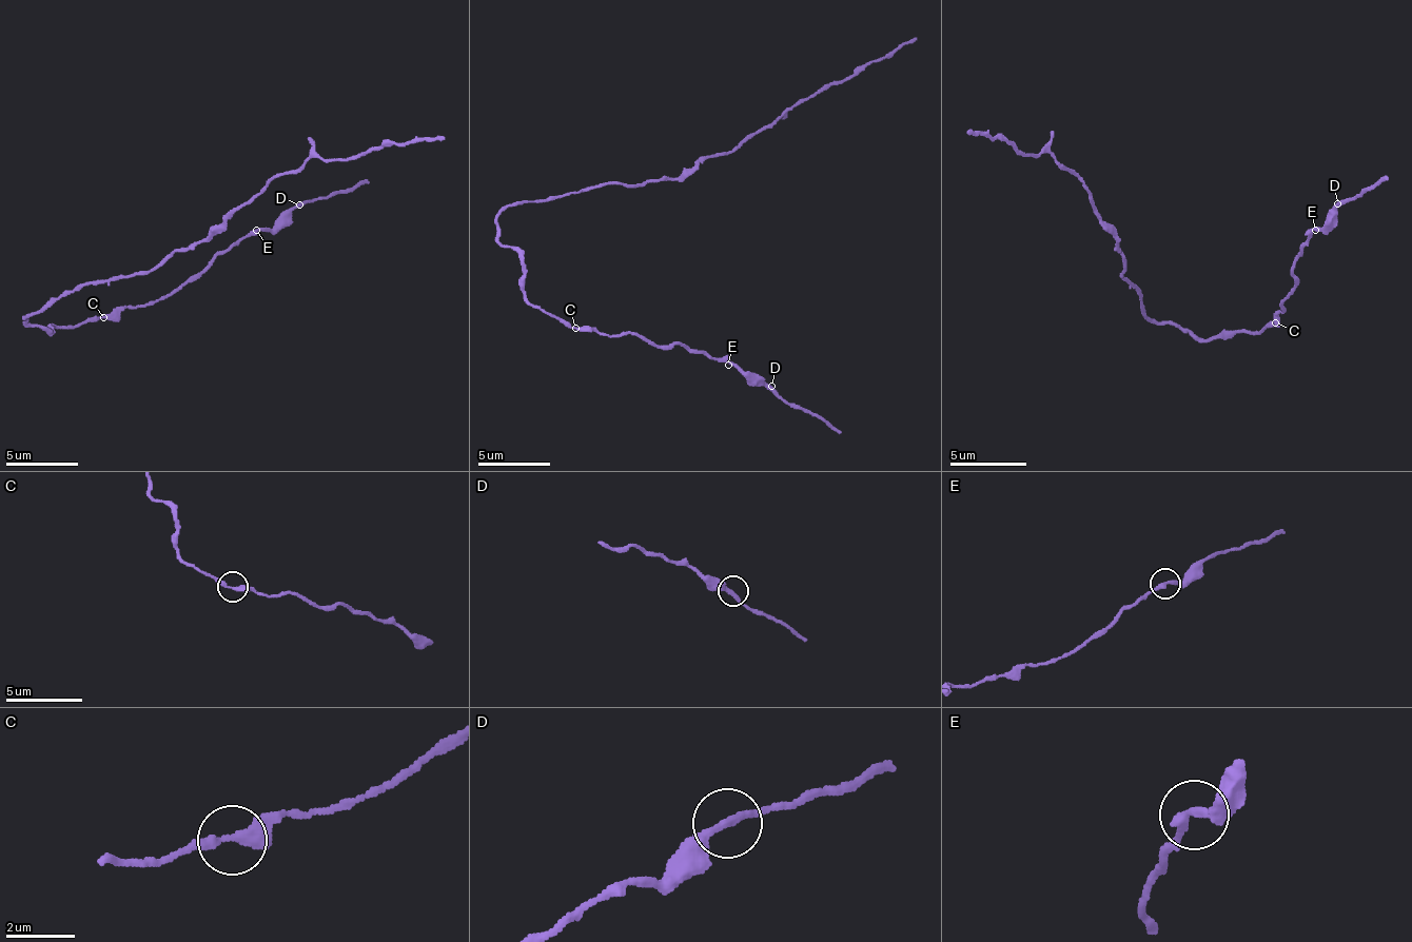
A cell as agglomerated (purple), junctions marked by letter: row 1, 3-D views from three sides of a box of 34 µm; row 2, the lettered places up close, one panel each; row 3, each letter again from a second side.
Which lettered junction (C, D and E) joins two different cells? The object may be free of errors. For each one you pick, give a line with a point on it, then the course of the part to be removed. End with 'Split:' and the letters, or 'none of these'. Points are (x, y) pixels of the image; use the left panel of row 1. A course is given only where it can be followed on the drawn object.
C: at (103, 317); foreign part runs (104, 316), (51, 331), (25, 320), (86, 285), (148, 273), (206, 241), (271, 180), (310, 158), (444, 136)
Split: C

